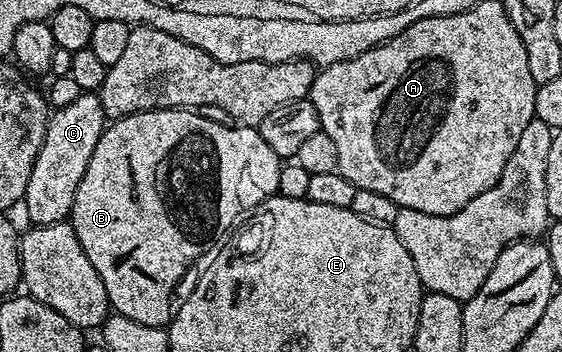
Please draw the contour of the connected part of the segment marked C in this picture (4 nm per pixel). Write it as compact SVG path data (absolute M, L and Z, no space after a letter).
M82 92L78 100L66 104L66 108L55 108L49 113L46 136L42 140L42 148L38 148L38 156L34 160L34 168L30 168L30 180L26 184L26 192L22 199L22 207L28 213L32 226L58 224L71 215L74 196L78 192L78 184L82 184L82 176L86 176L86 168L90 156L94 156L94 148L98 148L98 140L104 135L106 119L100 103L99 93Z

